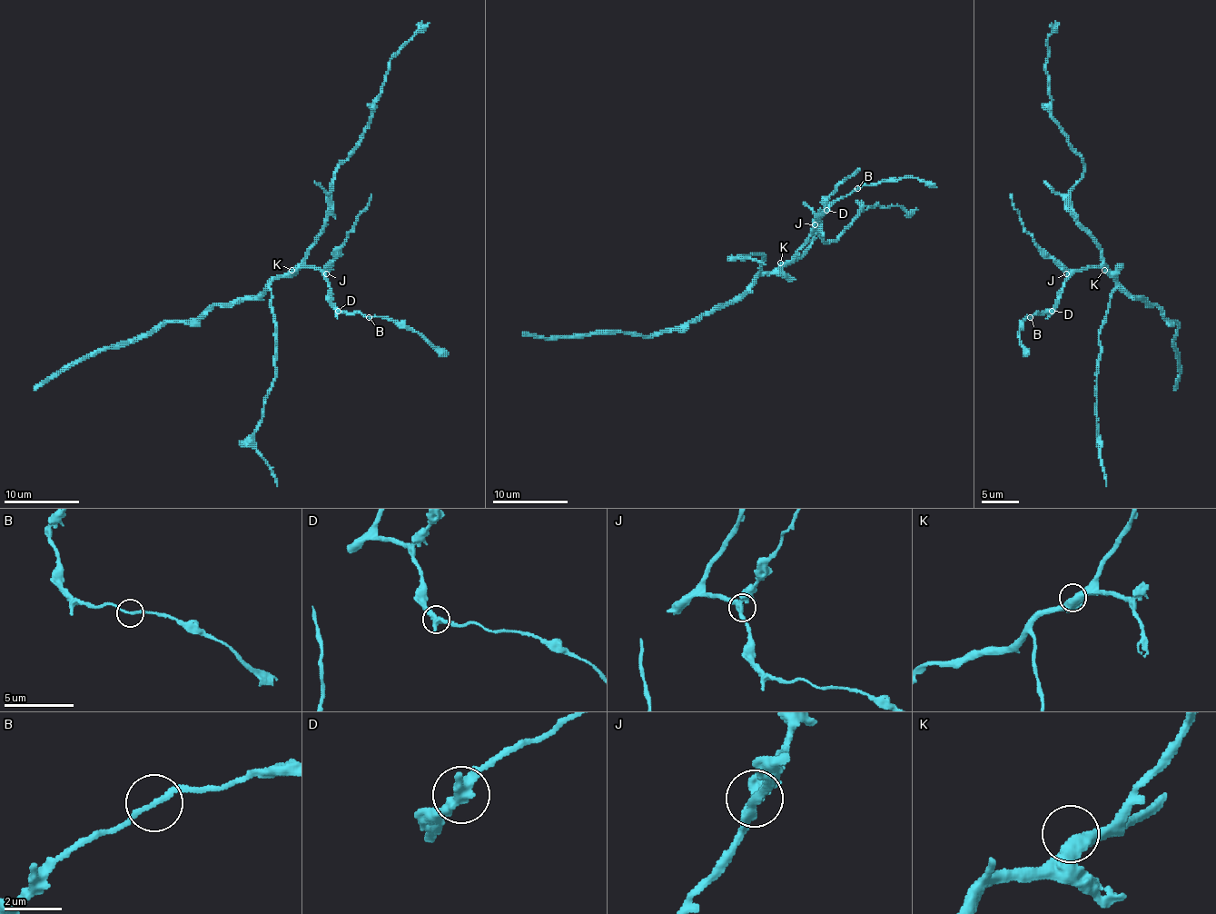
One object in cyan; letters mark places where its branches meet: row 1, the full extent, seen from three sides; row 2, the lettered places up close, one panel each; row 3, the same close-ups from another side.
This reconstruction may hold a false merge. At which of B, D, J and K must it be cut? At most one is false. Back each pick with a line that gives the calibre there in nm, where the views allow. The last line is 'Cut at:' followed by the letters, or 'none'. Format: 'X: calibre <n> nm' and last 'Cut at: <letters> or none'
Cut at: none

